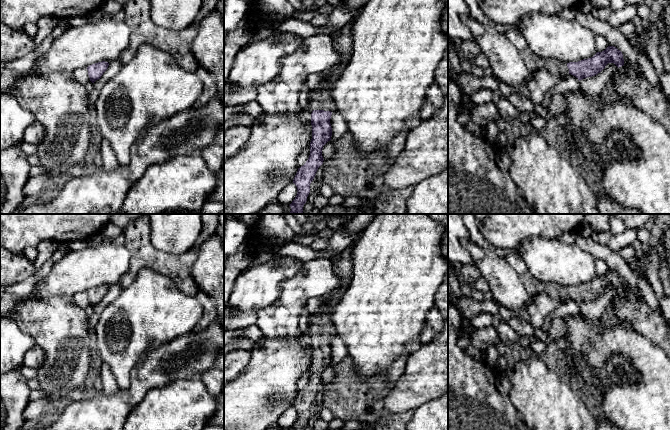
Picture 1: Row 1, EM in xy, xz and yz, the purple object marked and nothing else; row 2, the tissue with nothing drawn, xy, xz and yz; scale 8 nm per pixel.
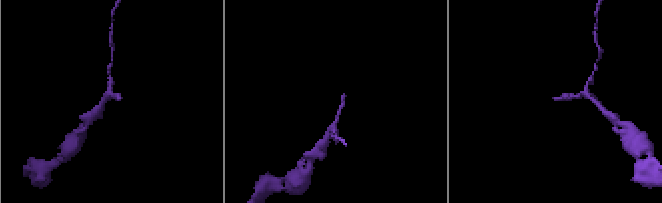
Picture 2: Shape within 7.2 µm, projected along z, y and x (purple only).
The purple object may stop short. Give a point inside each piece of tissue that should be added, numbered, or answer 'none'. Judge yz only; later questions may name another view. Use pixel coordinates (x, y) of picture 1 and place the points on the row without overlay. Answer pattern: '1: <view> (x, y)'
1: yz (534, 286)

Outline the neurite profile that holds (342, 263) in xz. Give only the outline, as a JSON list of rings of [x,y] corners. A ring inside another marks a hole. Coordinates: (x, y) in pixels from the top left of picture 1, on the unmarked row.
[[[349,247],[340,252],[338,256],[332,259],[334,261],[335,274],[339,277],[339,286],[350,283],[352,278],[352,263]]]

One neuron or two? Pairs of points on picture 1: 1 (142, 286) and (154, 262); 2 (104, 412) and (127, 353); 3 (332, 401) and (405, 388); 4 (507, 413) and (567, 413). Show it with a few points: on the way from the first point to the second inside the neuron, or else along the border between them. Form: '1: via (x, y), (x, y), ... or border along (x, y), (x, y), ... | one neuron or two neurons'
1: border along (172, 279), (150, 268), (142, 268), (131, 282) | two neurons
2: border along (132, 369), (130, 384), (126, 388), (118, 389) | two neurons
3: border along (405, 370), (385, 399), (385, 406), (393, 413) | two neurons
4: border along (508, 396), (523, 419) | two neurons

